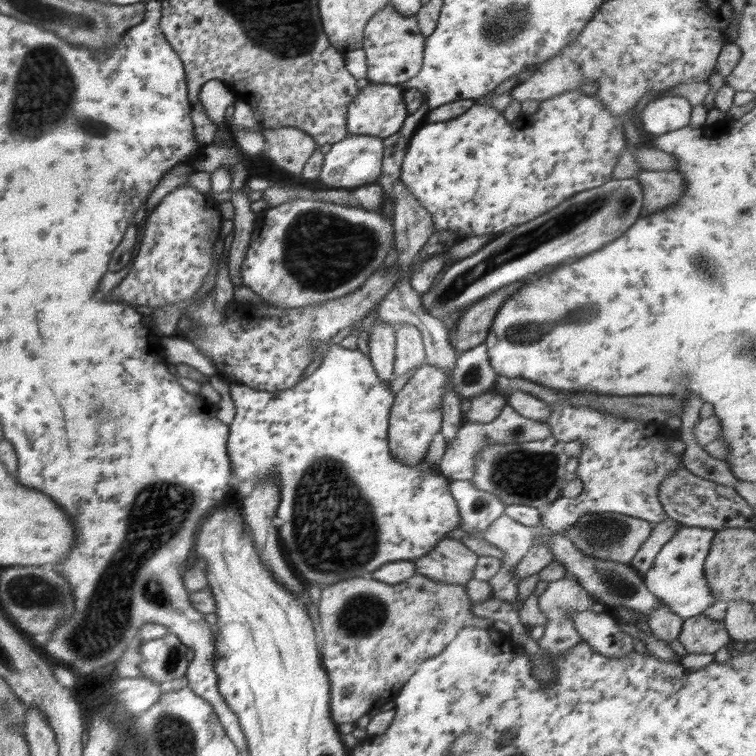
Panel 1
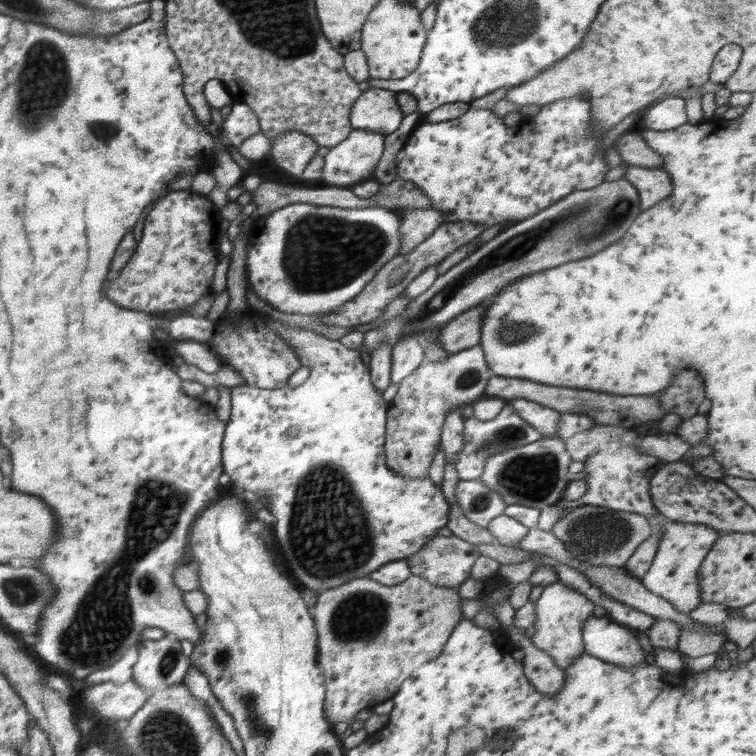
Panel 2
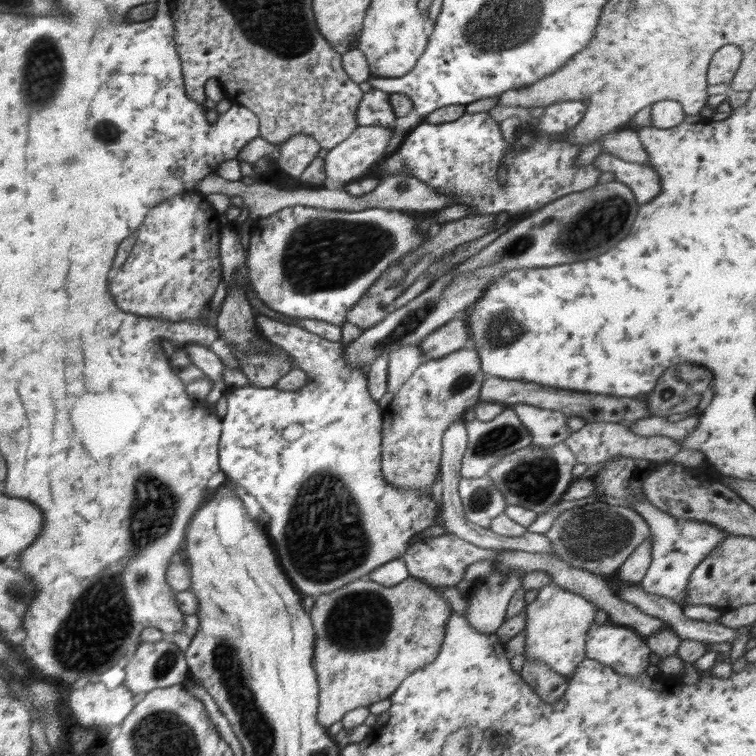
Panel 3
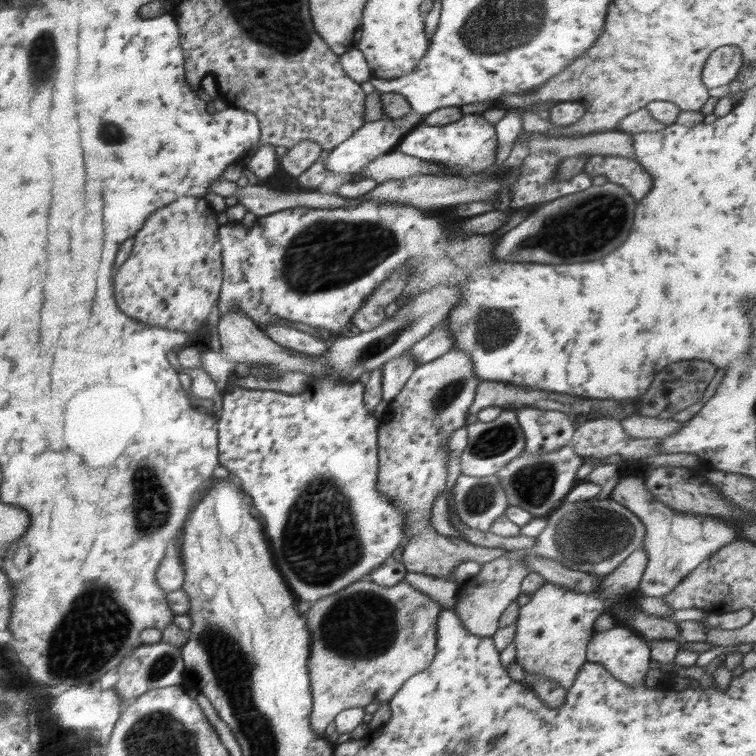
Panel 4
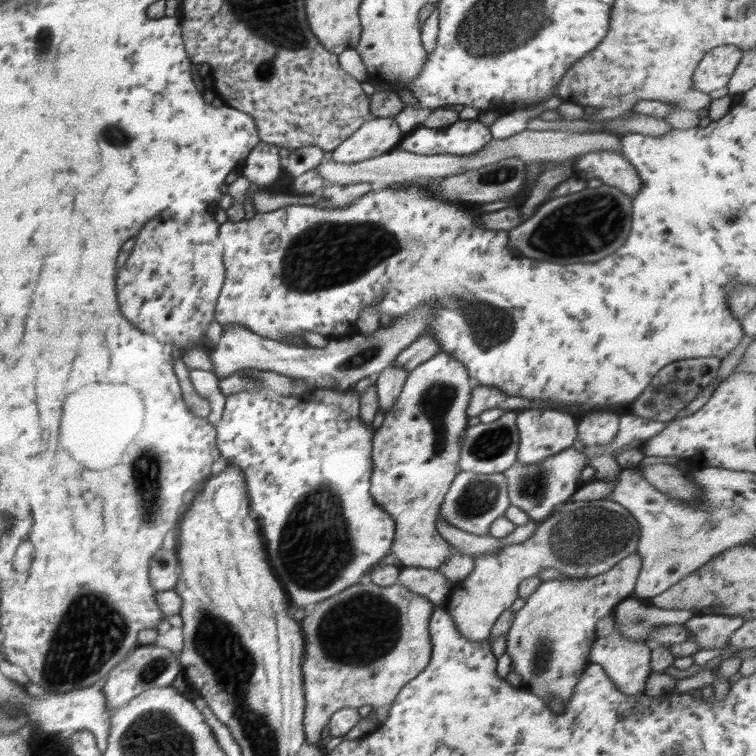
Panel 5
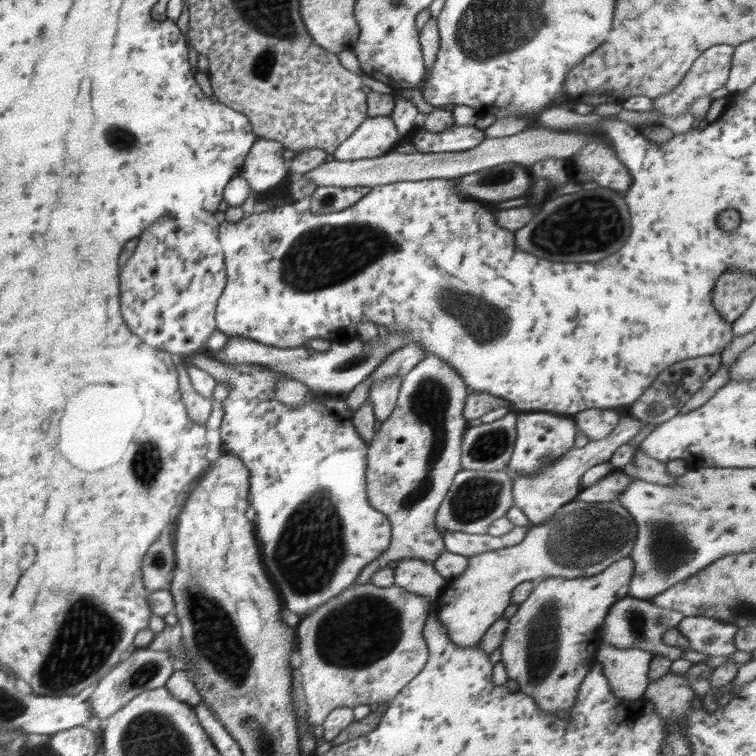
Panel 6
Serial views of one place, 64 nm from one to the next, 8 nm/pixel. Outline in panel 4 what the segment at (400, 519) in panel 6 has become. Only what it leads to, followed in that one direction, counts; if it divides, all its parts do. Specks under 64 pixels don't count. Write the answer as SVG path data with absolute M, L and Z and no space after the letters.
M450 350L418 365L379 420L377 491L387 494L393 504L403 508L407 514L405 533L396 554L407 572L421 572L454 581L452 570L462 561L473 560L482 564L507 551L444 537L434 530L430 522L434 500L444 495L446 490L448 437L467 425L469 408L480 382L474 375L470 357L464 352Z

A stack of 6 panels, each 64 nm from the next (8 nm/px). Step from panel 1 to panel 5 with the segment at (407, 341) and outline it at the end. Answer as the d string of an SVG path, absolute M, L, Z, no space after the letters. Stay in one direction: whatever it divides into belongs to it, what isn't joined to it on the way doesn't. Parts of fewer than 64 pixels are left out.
M390 364L375 377L376 396L380 411L386 413L393 407L402 387L404 387L408 374L410 373L406 369Z

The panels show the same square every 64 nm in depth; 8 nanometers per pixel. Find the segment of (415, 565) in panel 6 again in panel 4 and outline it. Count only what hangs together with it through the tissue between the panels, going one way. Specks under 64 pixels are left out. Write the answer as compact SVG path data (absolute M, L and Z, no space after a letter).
M407 572L403 582L409 583L414 589L427 594L444 609L455 607L460 583L455 580L444 580L444 577L433 577L421 572Z

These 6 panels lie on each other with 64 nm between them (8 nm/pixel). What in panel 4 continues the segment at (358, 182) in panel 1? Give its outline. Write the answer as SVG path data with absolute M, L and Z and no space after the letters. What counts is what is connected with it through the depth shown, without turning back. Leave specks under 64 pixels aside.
M393 119L365 122L350 138L329 151L325 168L346 178L353 176L371 160L395 149L402 136Z

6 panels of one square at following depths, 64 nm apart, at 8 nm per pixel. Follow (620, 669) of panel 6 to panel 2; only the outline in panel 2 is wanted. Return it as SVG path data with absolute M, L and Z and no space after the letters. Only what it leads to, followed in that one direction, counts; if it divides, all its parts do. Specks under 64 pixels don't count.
M607 615L586 619L583 629L584 650L604 662L620 668L631 668L649 660L636 634L627 626L612 621Z

